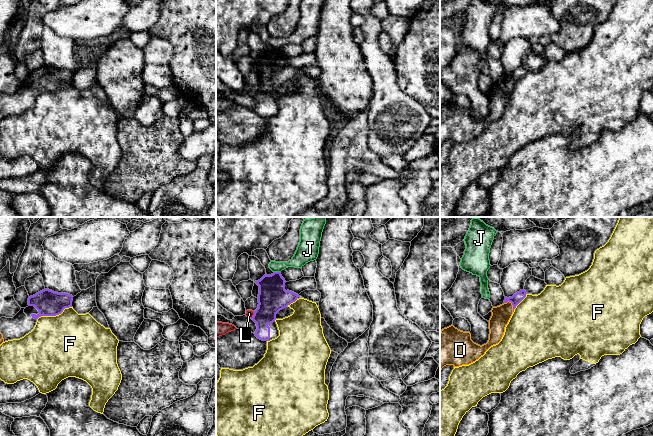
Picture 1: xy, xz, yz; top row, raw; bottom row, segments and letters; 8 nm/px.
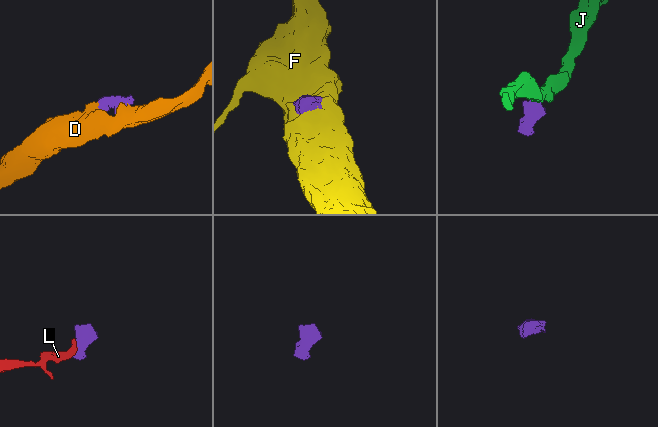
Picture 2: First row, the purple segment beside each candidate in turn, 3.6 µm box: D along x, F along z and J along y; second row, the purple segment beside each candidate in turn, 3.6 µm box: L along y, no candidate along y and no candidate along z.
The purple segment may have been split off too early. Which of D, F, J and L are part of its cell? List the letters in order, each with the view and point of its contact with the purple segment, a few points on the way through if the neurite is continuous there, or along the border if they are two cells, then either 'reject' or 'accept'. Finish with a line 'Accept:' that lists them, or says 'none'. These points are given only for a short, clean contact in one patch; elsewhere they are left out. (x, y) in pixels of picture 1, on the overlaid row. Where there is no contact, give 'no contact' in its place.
D: yz (512, 304) | accept
F: xy (54, 315) | reject
J: xz (277, 272) | along xz (274, 271), (279, 272) | reject
L: xz (253, 315) | along xz (254, 311), (251, 318) | reject
Accept: D

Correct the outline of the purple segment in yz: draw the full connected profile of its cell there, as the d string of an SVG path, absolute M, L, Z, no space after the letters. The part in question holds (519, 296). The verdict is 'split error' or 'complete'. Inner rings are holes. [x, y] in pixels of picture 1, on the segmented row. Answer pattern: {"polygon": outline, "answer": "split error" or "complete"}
{"polygon": "M520 290L512 297L505 297L504 303L493 307L489 320L489 340L480 346L471 340L470 332L463 332L453 325L442 329L440 332L440 372L446 365L459 367L469 365L481 356L493 345L498 344L505 332L516 306L526 297L526 291Z", "answer": "split error"}

